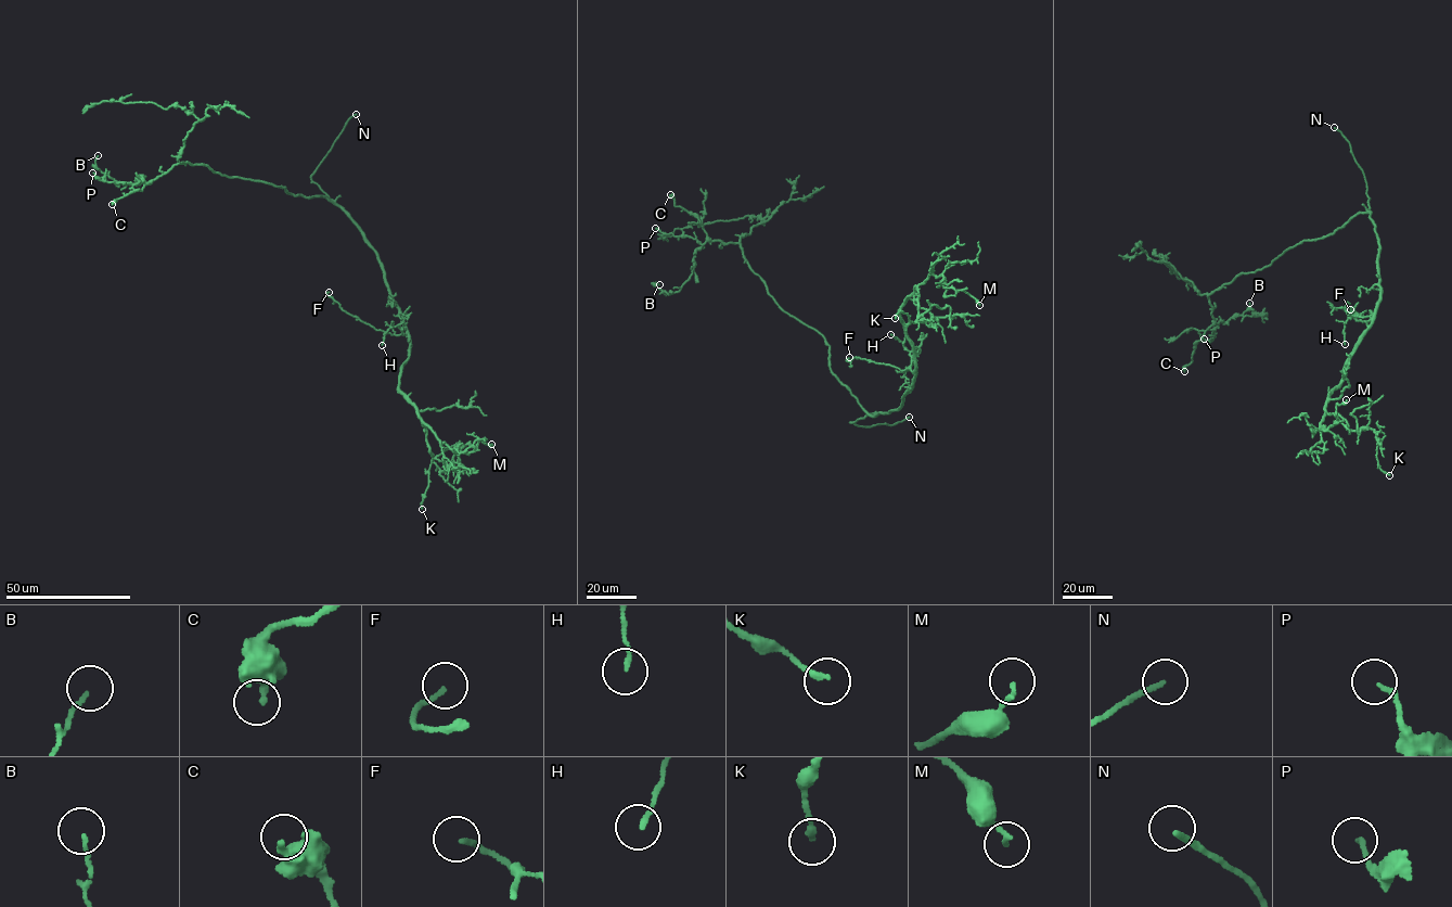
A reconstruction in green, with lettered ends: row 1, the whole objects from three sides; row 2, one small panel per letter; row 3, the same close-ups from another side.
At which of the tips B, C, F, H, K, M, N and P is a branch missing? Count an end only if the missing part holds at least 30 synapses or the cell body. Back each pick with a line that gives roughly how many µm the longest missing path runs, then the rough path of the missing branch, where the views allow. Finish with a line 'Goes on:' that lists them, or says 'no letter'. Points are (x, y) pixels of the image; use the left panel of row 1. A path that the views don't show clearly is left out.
N: missing 15 µm
Goes on: N

